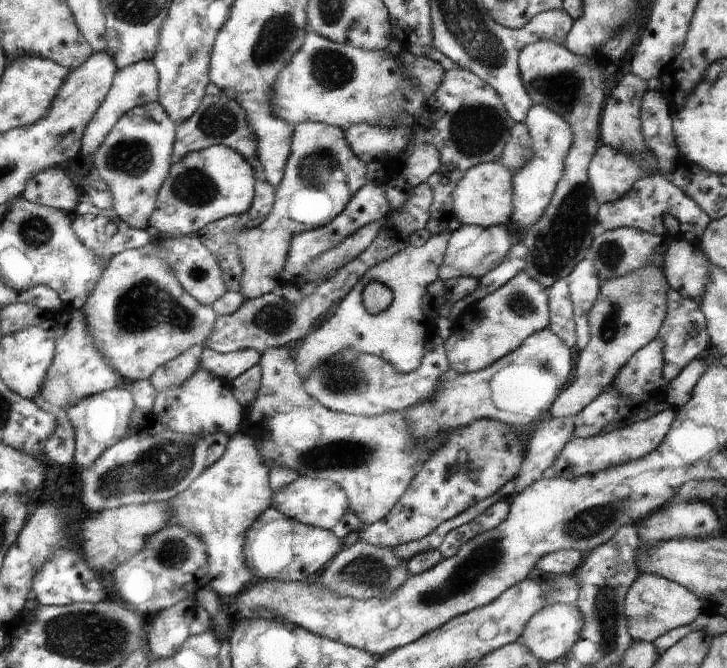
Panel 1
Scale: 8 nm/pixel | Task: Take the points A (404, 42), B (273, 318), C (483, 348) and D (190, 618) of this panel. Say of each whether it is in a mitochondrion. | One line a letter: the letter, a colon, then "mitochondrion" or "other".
A: other
B: mitochondrion
C: other
D: other

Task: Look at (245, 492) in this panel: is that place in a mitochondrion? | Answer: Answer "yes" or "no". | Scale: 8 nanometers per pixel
no

